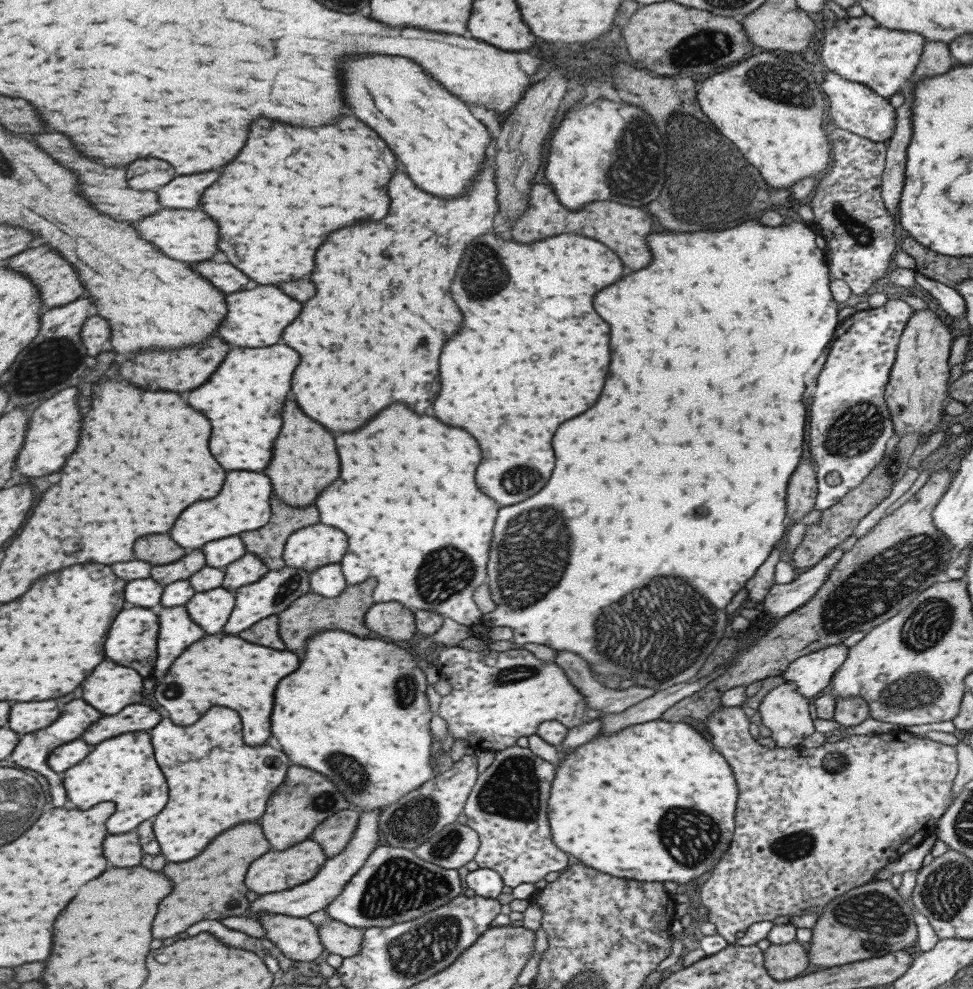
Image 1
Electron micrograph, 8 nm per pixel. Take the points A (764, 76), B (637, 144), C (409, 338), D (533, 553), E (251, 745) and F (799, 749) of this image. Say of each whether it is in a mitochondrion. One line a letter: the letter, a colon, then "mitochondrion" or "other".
A: mitochondrion
B: mitochondrion
C: other
D: mitochondrion
E: other
F: other

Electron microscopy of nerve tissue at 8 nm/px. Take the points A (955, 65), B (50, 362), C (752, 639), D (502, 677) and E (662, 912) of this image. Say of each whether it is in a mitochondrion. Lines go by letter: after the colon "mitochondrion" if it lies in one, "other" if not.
A: other
B: mitochondrion
C: other
D: mitochondrion
E: other

